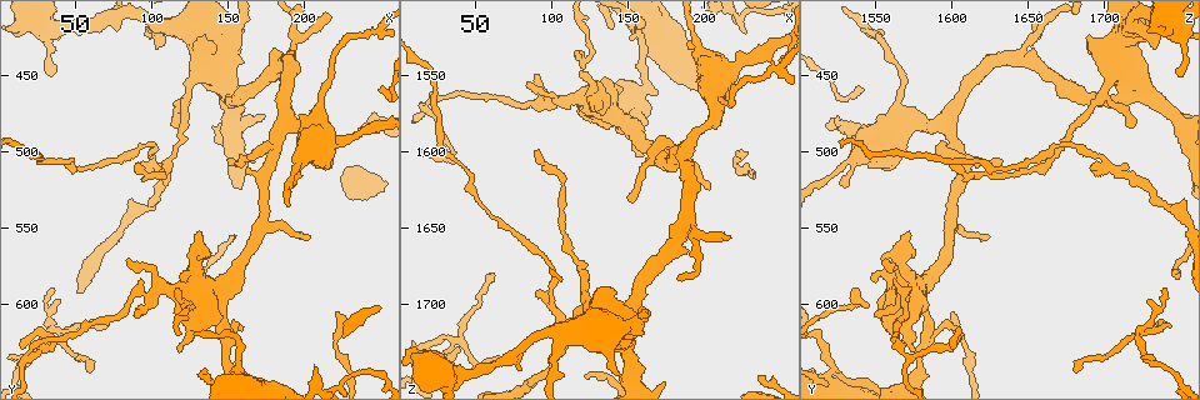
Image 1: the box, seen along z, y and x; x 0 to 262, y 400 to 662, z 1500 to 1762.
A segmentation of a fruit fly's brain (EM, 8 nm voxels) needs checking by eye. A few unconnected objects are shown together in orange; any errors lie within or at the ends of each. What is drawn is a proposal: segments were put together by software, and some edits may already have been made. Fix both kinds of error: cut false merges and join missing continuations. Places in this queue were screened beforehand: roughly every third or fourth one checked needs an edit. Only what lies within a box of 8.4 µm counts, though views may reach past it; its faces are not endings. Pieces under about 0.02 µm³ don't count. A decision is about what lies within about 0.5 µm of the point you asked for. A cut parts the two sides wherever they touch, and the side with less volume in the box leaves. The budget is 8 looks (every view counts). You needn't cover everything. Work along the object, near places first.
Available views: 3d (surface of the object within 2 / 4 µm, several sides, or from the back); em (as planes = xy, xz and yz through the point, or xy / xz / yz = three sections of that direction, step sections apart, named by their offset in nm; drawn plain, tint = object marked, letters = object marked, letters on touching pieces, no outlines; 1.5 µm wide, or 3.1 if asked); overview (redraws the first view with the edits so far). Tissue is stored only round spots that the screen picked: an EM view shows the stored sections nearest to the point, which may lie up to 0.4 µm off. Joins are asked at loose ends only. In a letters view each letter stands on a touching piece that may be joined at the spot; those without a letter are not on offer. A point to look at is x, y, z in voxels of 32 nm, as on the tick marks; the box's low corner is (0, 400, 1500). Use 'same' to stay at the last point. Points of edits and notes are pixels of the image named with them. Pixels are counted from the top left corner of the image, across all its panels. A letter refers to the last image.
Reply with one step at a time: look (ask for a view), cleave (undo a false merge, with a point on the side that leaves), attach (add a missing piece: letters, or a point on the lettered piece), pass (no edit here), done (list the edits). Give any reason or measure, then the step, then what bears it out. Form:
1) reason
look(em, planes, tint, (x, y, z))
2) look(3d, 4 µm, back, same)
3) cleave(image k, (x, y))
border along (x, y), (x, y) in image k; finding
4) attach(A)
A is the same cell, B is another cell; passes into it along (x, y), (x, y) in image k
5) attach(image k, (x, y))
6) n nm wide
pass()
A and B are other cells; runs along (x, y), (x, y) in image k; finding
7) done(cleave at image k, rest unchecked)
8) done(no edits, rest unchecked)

sudden change in width
look(3d, 2 µm, (98, 592, 1566))

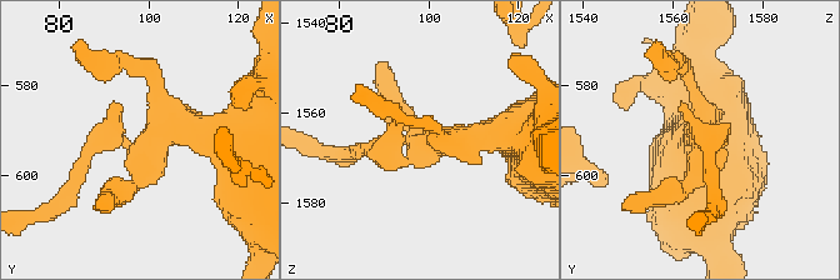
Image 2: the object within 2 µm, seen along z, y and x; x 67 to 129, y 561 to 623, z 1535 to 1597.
now the EM
look(em, planes, letters, (98, 593, 1566))

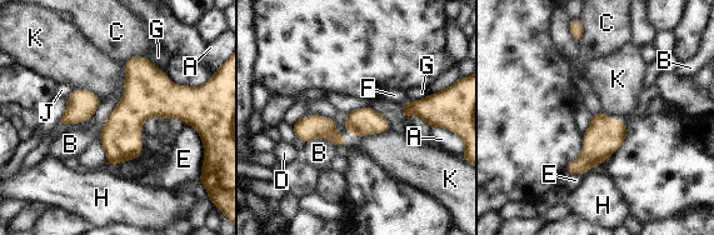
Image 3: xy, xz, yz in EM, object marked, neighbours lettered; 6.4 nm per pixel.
180 nm wide
pass()
A, B, C, D, E, F, G, H, J and K are other cells; border along (343, 125), (355, 135), (388, 129) in image 3; continuous, no second neuron

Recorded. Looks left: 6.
branch stops here
look(em, yz, step 4, tint, (166, 502, 1606))

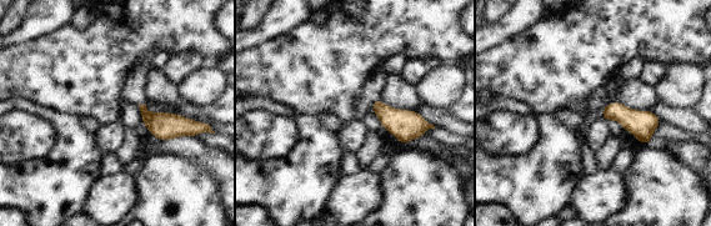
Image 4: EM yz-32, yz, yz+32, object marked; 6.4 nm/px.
look(em, xz, step 8, tint, same)

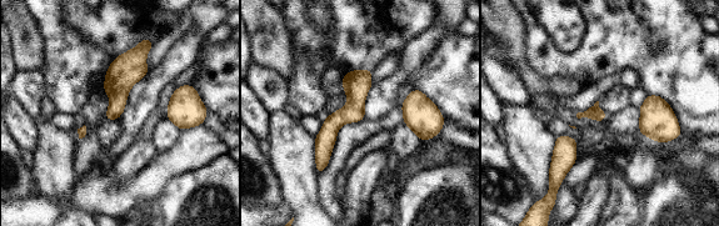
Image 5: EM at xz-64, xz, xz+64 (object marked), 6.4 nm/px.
look(em, xz, step 8, letters, same)

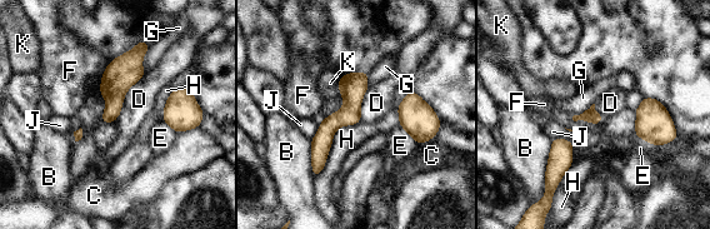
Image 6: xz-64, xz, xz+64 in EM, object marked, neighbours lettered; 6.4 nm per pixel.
pass()
B, C, D, E, F, G, H, J and K are other cells; runs along (364, 75), (325, 132), (315, 172) in image 6; none of them fits

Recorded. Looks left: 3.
abrupt turn
look(em, planes, letters, (158, 644, 1524))

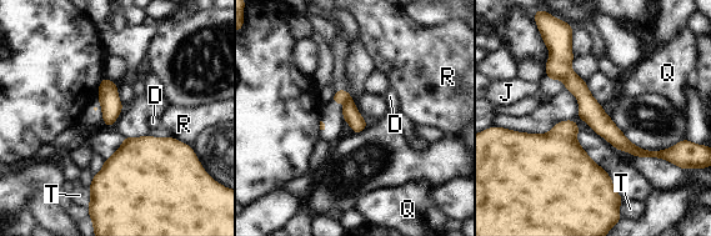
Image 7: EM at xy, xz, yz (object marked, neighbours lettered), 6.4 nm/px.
R touches over 150 nm
cleave(image 7, (340, 95))
D, J, Q, R and T are other cells; border along (350, 96), (345, 101) in image 7; two neurons meet here

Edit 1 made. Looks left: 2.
done(cleave at image 7, rest unchecked)

